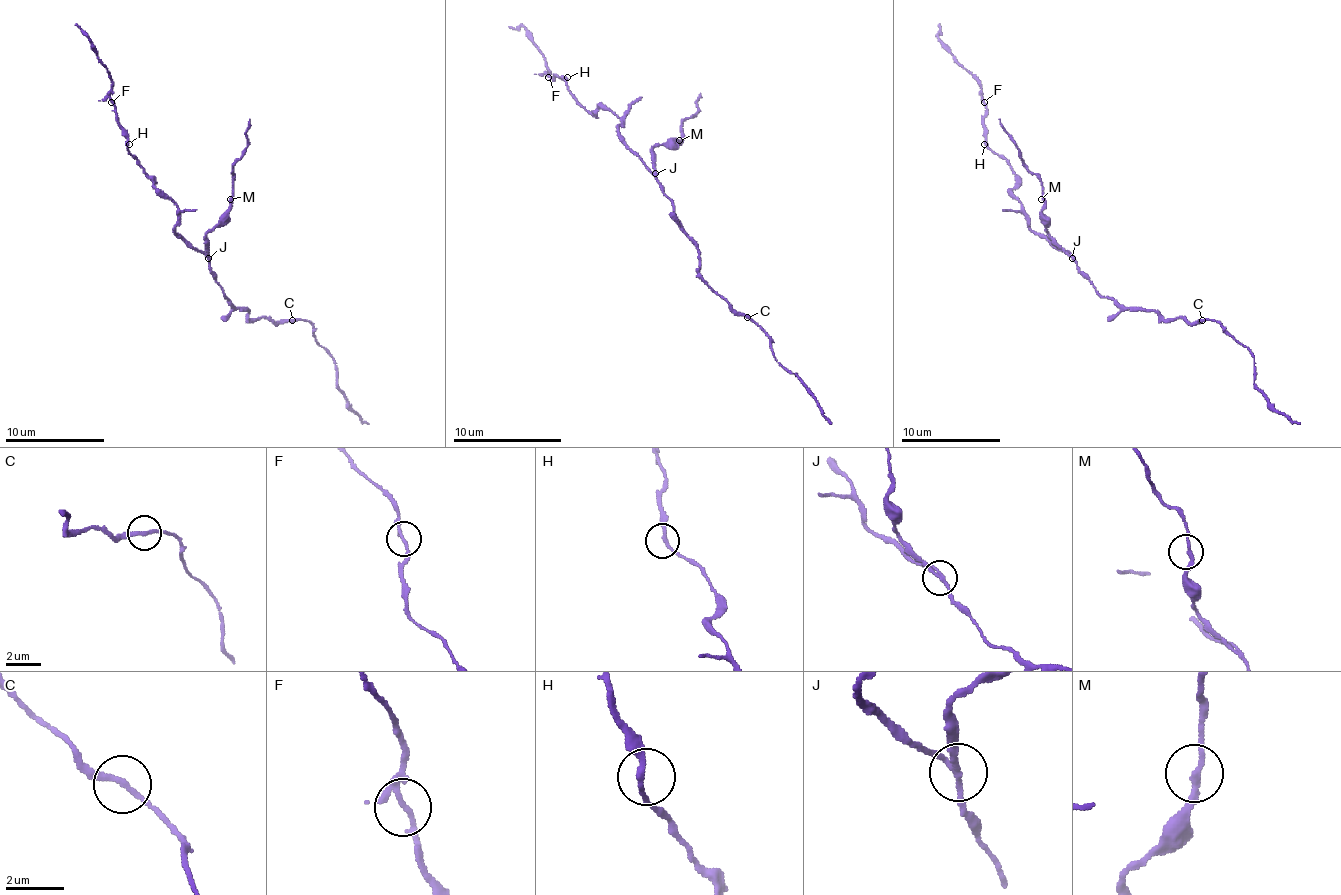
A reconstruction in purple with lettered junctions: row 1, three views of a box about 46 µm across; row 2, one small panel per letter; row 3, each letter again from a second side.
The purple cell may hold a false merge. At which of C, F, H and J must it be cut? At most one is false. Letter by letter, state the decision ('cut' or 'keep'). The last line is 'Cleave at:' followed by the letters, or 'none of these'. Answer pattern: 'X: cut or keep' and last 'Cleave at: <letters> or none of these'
C: keep
F: keep
H: keep
J: cut
Cleave at: J

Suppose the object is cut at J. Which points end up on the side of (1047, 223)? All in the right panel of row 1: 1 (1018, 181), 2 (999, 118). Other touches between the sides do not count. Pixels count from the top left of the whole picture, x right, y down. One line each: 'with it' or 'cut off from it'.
1: cut off from it
2: with it

